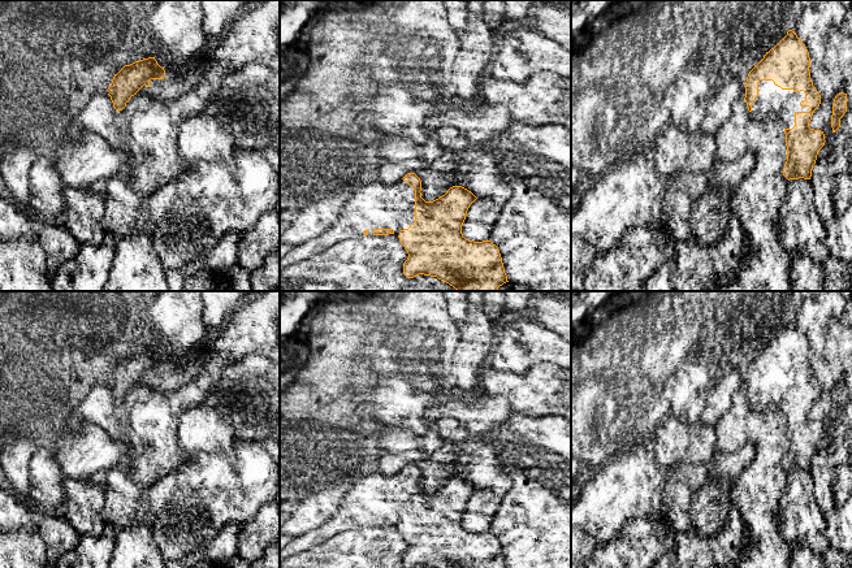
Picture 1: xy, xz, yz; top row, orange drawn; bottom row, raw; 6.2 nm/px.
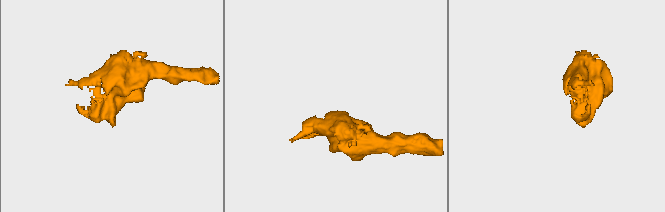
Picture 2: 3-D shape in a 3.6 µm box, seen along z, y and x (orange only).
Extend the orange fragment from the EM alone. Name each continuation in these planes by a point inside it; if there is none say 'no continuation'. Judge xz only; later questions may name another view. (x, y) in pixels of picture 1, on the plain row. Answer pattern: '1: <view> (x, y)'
1: xz (375, 497)

